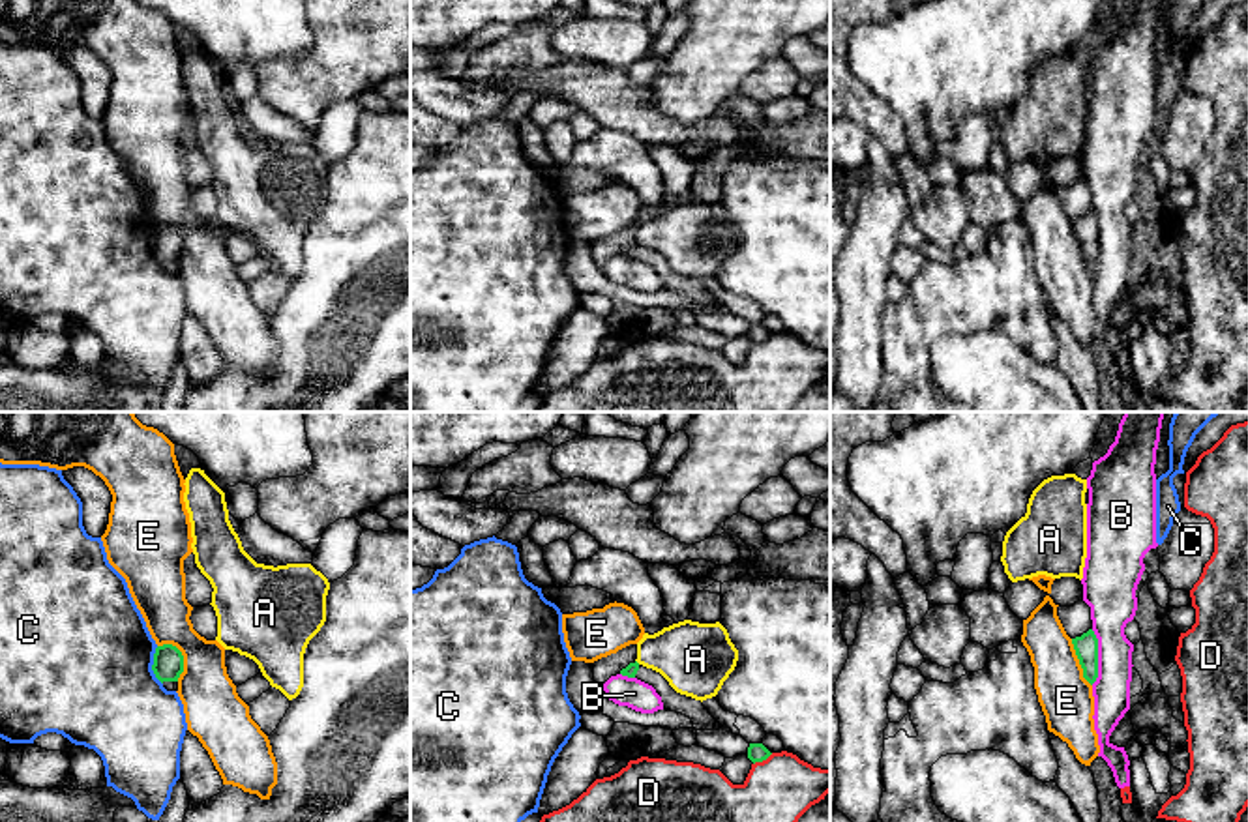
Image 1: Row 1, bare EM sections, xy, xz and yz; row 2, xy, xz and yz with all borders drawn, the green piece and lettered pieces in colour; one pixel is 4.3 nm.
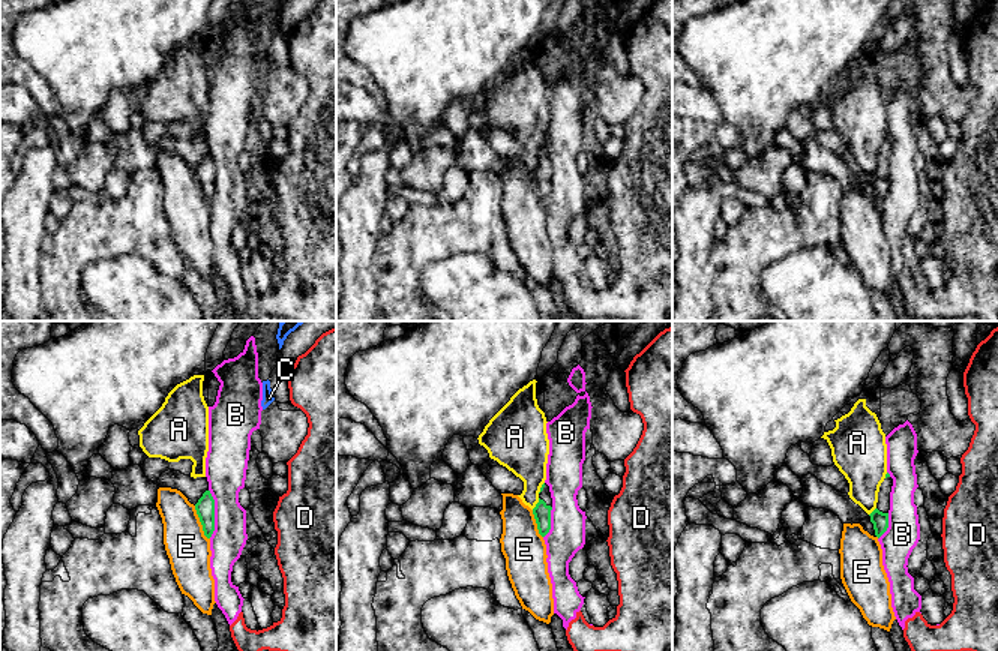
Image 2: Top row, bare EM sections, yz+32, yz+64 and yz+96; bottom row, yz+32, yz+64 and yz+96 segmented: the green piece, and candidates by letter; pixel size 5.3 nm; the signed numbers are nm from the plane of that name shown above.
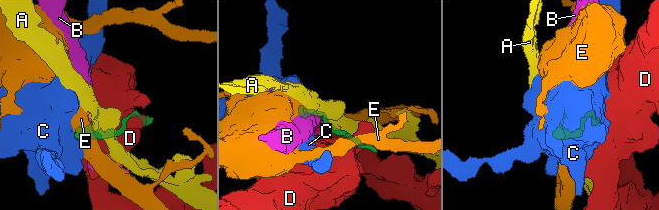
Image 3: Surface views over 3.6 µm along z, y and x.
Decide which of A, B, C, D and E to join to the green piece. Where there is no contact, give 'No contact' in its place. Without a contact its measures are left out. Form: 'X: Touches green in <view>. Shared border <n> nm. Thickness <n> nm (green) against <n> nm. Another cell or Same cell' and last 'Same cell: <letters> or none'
A: No contact. Another cell
B: Touches green in yz. Shared border 240 nm. Thickness 100 nm (green) against 200 nm. Another cell
C: Touches green in xy. Shared border 170 nm. Thickness 130 nm (green) against 500 nm. Another cell
D: Touches green in xz. Shared border 100 nm. Thickness 80 nm (green) against 300 nm. Another cell
E: Touches green in xy. Shared border 180 nm. Thickness 130 nm (green) against 240 nm. Another cell
Same cell: none

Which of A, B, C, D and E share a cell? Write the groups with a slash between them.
A / B D / C / E

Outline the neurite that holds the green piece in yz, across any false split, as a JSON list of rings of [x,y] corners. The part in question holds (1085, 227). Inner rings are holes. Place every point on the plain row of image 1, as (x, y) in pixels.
[[[1092,210],[1072,219],[1076,236],[1083,249],[1083,258],[1092,266],[1098,258],[1098,219]]]

